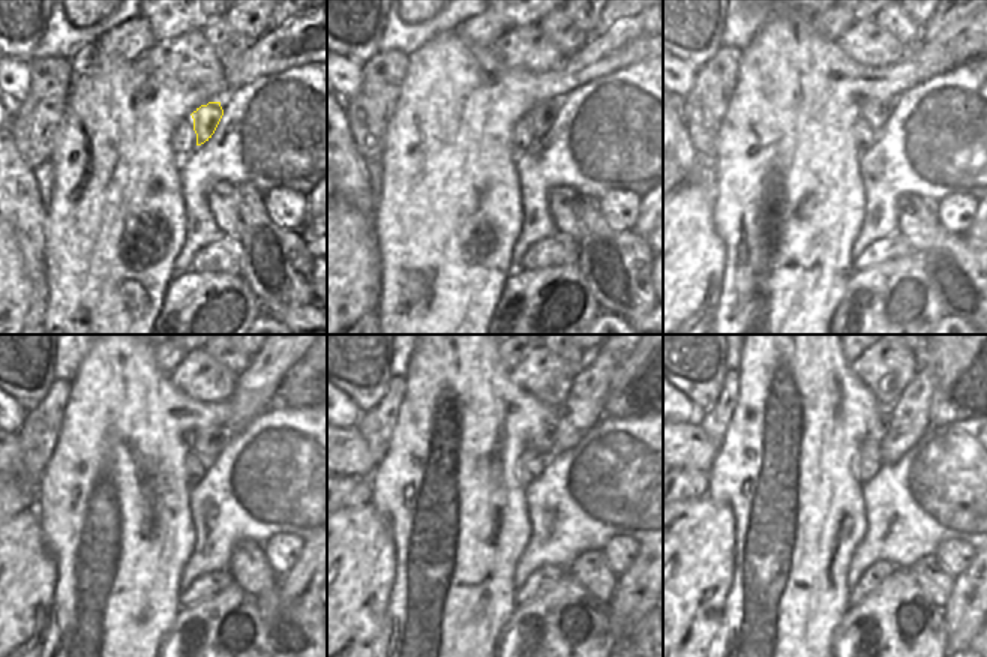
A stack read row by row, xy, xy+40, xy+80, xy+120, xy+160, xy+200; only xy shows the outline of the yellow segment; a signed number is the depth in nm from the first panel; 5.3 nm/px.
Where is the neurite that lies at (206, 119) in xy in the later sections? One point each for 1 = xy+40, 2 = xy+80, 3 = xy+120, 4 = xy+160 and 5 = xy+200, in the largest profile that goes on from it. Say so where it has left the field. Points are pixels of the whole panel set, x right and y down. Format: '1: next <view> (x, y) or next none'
1: next xy+40 (540, 117)
2: next xy+80 (876, 113)
3: next xy+120 (206, 446)
4: next xy+160 (543, 440)
5: next xy+200 (878, 431)

